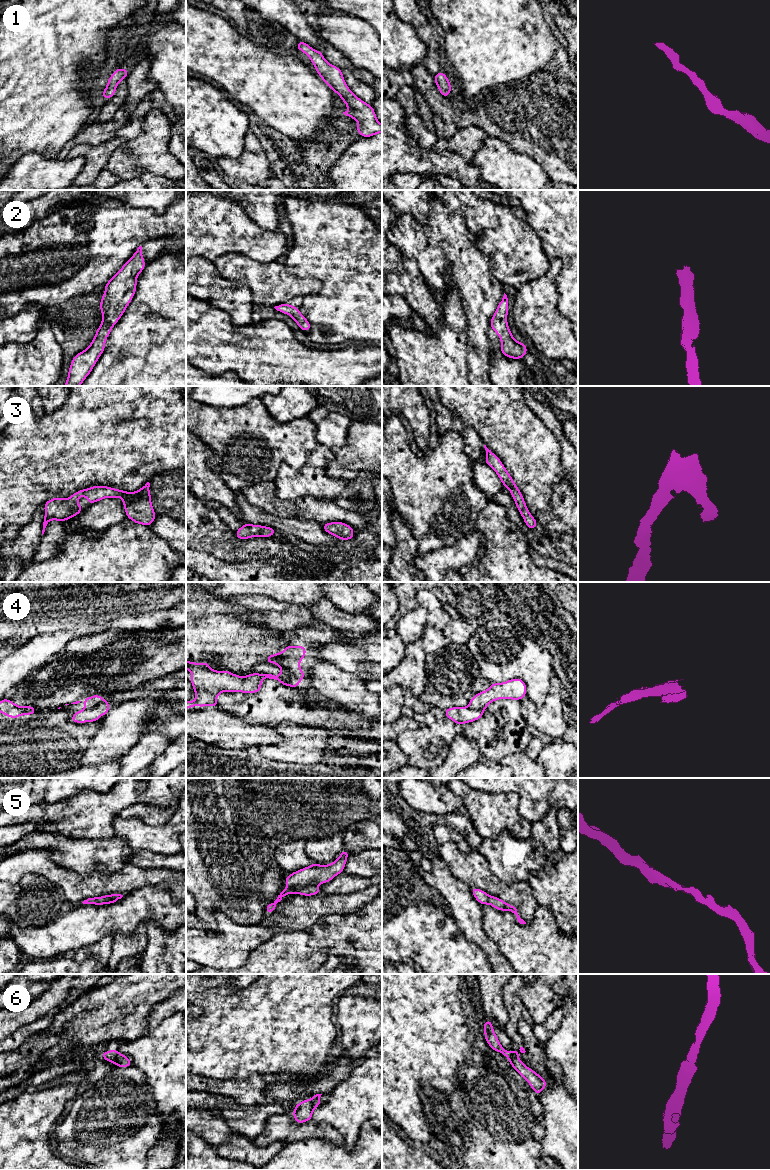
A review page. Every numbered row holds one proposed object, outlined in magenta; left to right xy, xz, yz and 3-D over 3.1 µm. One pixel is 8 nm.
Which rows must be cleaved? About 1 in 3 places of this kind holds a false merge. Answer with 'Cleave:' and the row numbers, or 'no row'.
Cleave: 4

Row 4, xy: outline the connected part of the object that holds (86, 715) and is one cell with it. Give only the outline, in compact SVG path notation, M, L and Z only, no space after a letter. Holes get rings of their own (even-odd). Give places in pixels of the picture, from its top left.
M106 700L91 709L83 709L73 713L71 721L74 723L86 723L99 721L101 715L106 716L108 714L110 703Z

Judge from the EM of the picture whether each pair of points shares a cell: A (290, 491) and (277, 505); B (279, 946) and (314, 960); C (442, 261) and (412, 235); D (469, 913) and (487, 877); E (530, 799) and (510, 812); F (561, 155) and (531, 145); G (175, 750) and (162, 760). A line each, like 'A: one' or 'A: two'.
A: two
B: one
C: one
D: two
E: two
F: one
G: one

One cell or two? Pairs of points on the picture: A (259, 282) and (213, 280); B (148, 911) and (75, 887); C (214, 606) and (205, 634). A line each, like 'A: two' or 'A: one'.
A: two
B: two
C: two

